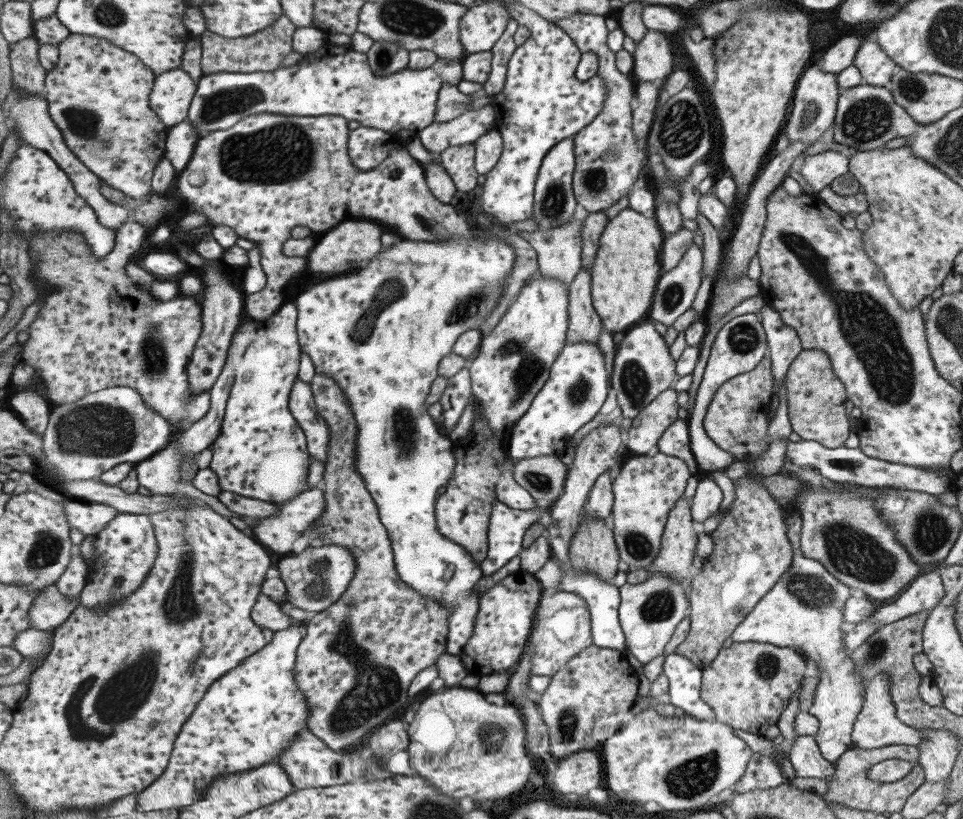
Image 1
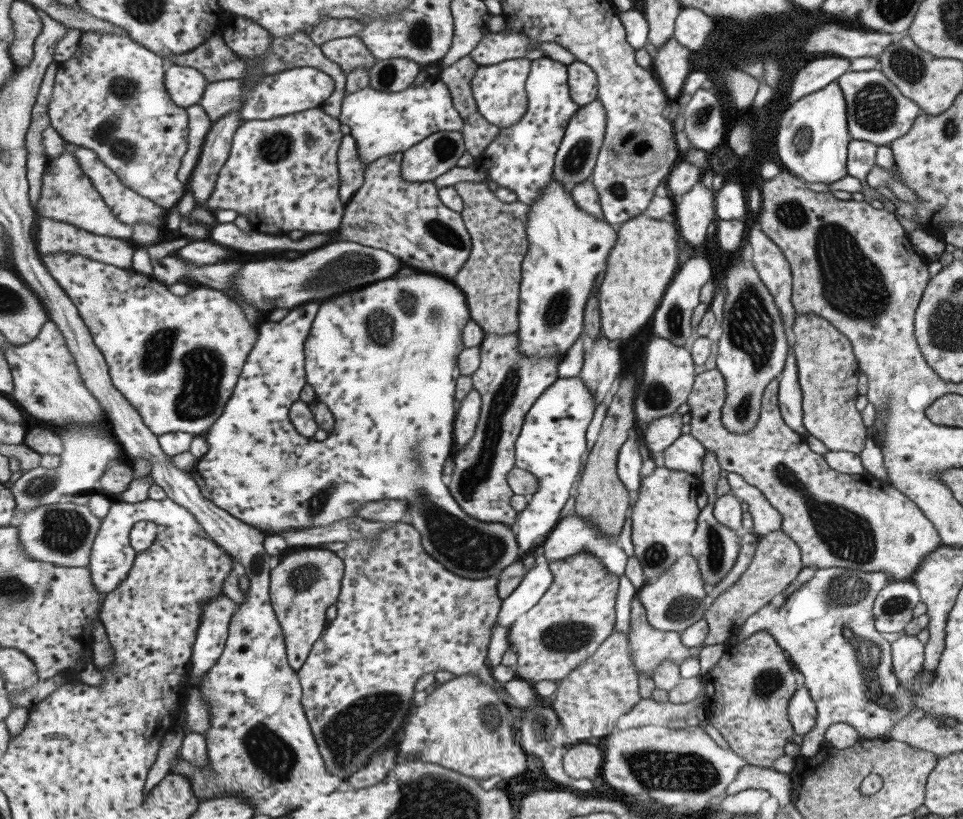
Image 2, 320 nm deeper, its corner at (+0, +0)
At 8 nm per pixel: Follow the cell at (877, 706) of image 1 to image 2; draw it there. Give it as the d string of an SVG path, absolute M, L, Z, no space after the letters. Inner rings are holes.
M898 634L891 638L892 671L900 687L910 688L913 676L923 670L924 644L917 637Z

